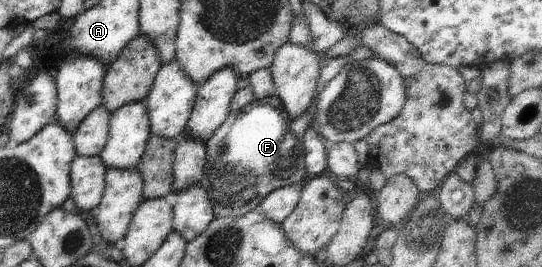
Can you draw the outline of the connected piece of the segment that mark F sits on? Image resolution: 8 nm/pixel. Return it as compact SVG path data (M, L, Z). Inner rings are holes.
M276 95L262 102L254 100L238 113L228 112L224 123L205 143L206 165L199 183L206 191L215 217L243 216L256 210L271 191L305 180L306 151L302 139L290 131L292 121Z

